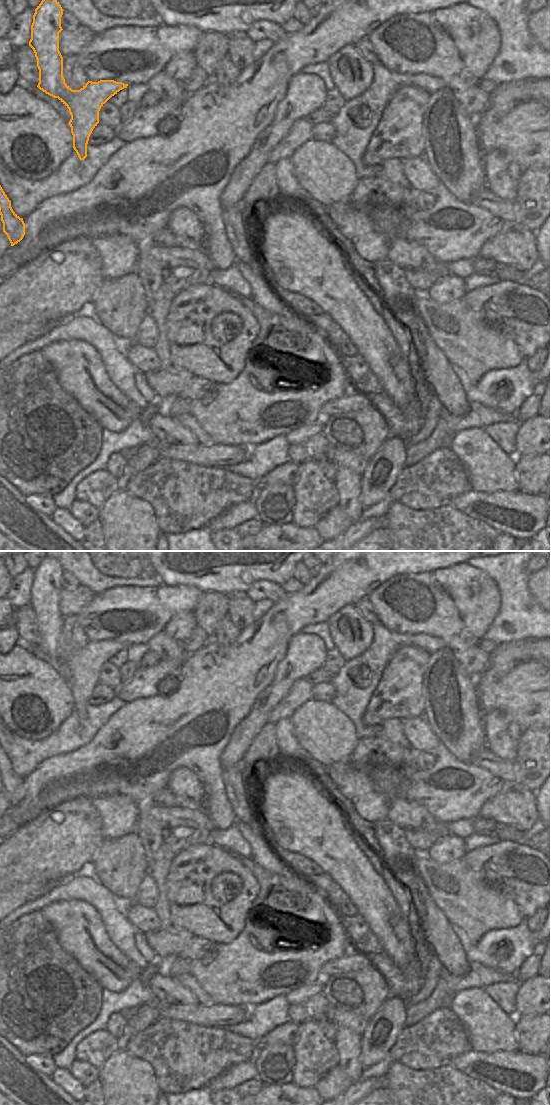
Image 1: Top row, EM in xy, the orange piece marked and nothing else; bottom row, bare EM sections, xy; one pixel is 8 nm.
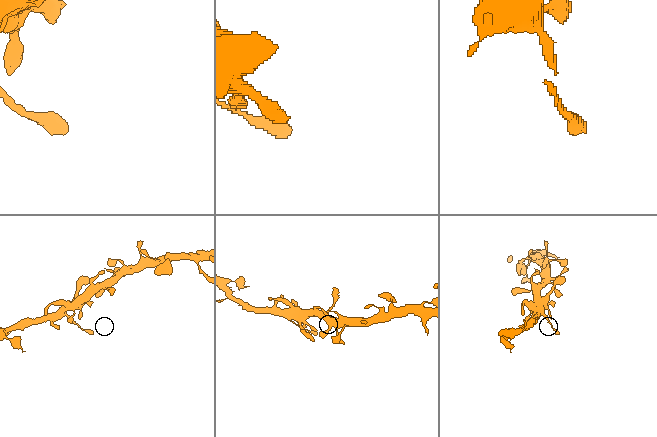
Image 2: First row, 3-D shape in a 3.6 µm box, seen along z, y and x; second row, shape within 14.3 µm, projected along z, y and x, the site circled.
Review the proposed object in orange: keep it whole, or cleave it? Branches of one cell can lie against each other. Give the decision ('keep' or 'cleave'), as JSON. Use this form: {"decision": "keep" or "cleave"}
{"decision": "keep"}

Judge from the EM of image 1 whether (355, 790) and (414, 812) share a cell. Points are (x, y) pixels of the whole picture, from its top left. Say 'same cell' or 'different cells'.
different cells

